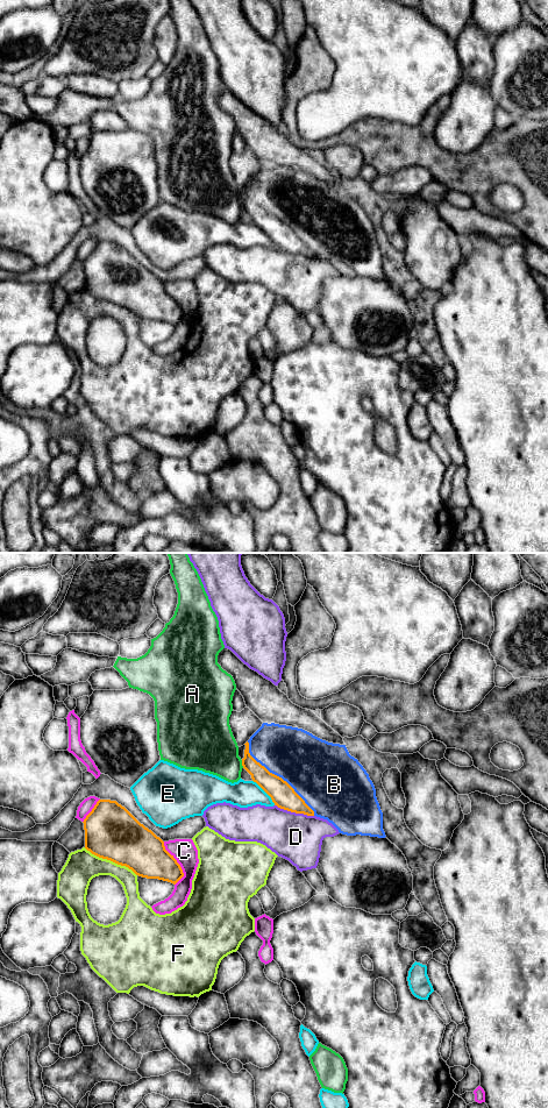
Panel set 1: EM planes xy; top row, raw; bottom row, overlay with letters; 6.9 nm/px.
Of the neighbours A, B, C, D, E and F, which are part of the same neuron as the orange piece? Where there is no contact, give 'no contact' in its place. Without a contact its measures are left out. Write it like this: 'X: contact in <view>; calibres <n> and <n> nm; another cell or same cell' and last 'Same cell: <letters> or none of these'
A: contact in xy; calibres 140 and 340 nm; another cell
B: contact in xy; calibres 170 and 400 nm; same cell
C: contact in xy; calibres 300 and 170 nm; another cell
D: contact in xy; calibres 170 and 340 nm; another cell
E: contact in xy; calibres 170 and 190 nm; another cell
F: contact in xy; calibres 380 and 220 nm; another cell
Same cell: B

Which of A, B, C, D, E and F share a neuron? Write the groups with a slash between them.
A / B / C / D / E / F

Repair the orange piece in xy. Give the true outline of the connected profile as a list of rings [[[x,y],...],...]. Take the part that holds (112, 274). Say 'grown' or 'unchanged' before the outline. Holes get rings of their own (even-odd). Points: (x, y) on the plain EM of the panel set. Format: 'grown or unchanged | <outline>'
unchanged | [[[99,241],[84,261],[85,290],[92,296],[126,307],[136,317],[158,320],[176,326],[183,318],[183,311],[164,287],[164,283],[141,265],[116,242]]]

